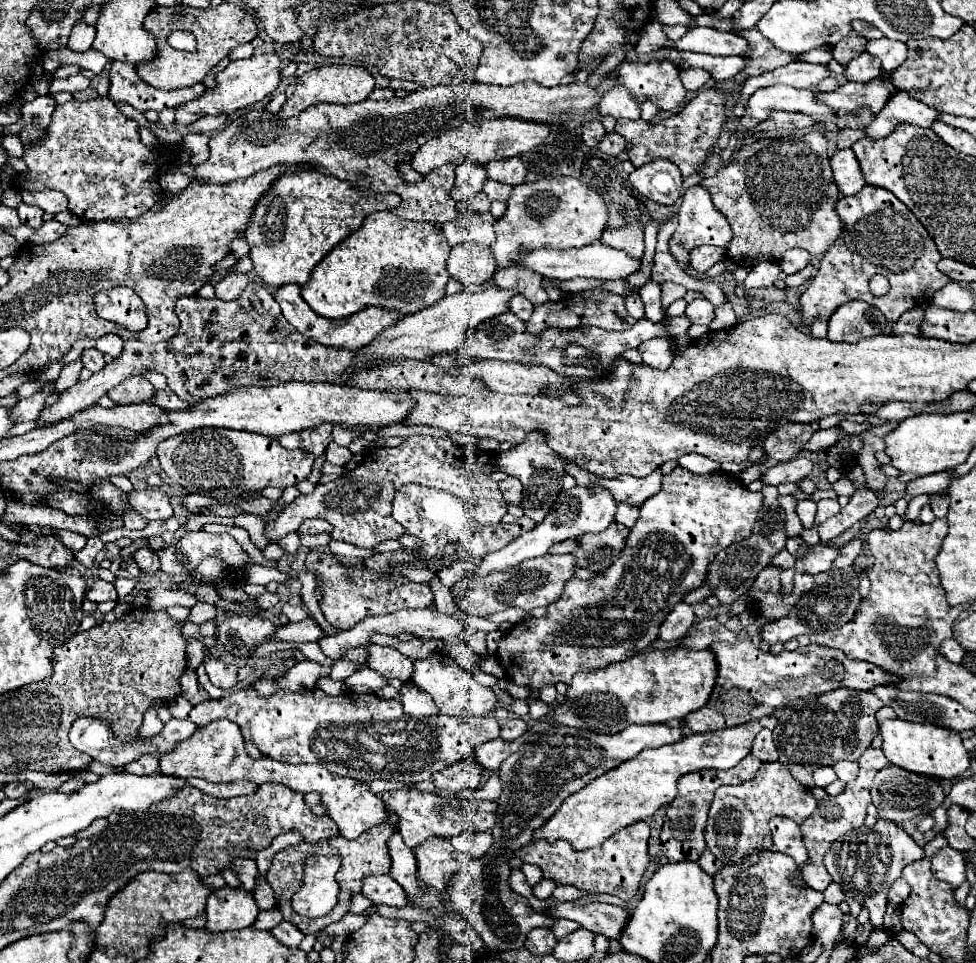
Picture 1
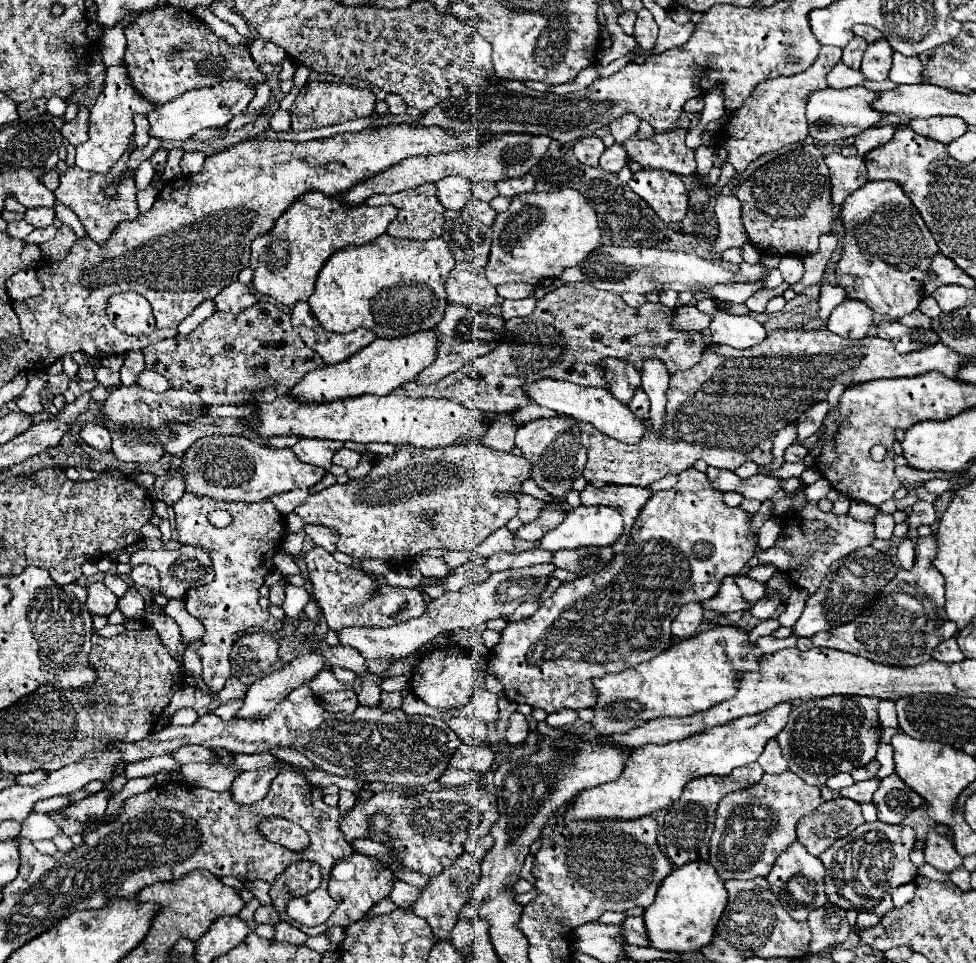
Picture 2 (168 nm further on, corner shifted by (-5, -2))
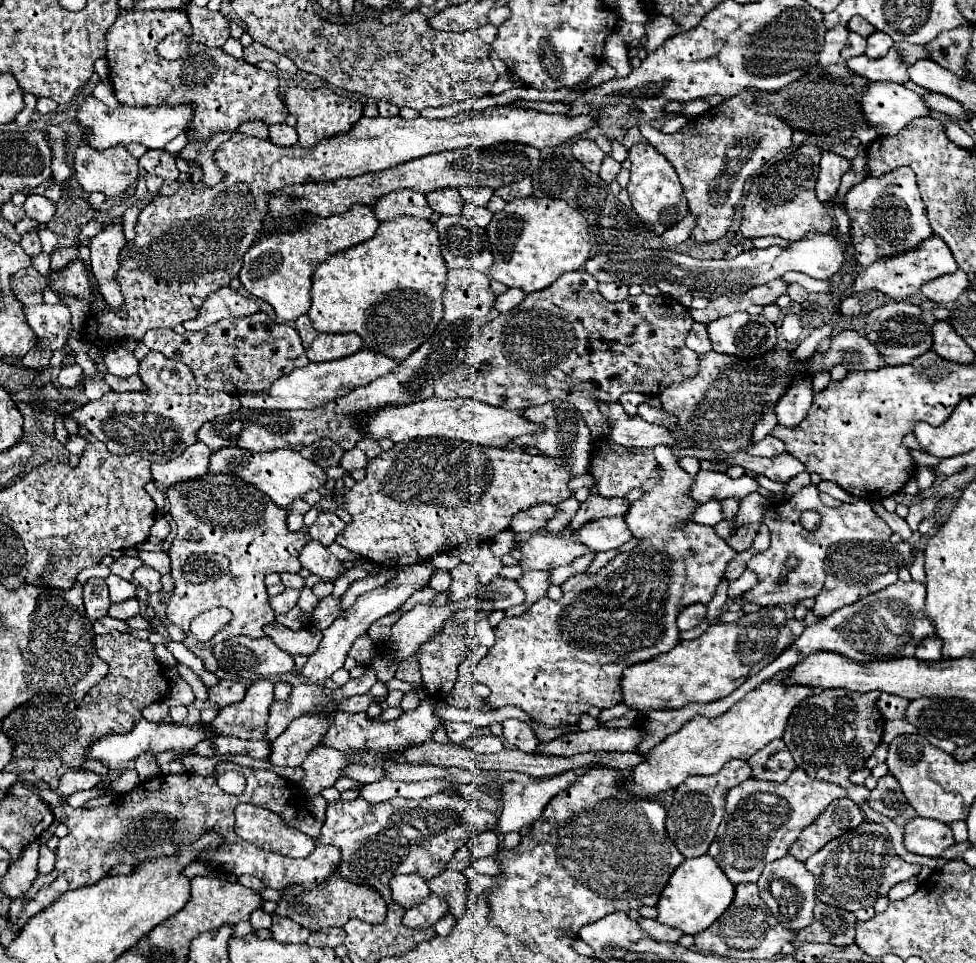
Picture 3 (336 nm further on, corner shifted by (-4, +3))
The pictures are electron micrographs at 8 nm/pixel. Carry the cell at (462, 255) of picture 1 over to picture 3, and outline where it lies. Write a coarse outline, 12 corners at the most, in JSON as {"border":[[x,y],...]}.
{"border":[[449,270],[445,320],[481,318],[493,308],[489,278]]}

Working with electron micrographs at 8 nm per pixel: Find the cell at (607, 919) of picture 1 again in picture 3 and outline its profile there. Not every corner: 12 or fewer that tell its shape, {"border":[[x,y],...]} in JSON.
{"border":[[639,918],[637,924],[657,942],[677,942],[681,930]]}

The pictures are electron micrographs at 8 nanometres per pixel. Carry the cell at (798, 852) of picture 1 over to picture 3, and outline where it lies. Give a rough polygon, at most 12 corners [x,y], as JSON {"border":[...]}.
{"border":[[791,854],[757,880],[759,896],[791,930],[813,922],[815,878]]}

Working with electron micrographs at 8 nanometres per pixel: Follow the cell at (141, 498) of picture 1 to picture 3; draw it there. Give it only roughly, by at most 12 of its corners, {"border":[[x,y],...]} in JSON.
{"border":[[203,442],[175,460],[151,464],[161,488],[207,474],[211,454]]}

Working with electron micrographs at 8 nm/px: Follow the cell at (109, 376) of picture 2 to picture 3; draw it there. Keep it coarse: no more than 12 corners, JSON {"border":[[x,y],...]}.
{"border":[[113,374],[103,378],[115,392],[141,390],[141,378],[119,378]]}

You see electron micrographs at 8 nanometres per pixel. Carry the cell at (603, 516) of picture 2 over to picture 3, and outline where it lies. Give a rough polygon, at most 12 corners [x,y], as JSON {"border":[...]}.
{"border":[[599,518],[567,534],[593,552],[631,540],[623,518]]}

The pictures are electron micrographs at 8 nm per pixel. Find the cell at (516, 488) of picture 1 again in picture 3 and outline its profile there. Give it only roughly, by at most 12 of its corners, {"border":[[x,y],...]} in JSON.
{"border":[[547,502],[513,518],[513,532],[541,530],[553,518]]}

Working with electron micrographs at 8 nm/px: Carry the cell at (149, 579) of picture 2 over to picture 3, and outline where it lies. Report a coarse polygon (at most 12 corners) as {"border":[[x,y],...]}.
{"border":[[141,566],[133,572],[133,582],[147,592],[161,590],[161,574]]}

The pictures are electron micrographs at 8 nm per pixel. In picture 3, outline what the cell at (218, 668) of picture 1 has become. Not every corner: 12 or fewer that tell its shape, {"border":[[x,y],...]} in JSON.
{"border":[[219,680],[207,690],[217,708],[239,702],[245,686],[233,680]]}

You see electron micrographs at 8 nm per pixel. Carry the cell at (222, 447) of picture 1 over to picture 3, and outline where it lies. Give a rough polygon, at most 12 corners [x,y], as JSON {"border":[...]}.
{"border":[[239,446],[209,456],[211,474],[233,474],[277,506],[319,490],[327,474],[293,450]]}

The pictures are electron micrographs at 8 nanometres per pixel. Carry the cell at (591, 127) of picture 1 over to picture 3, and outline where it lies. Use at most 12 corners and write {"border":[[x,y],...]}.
{"border":[[589,138],[573,144],[573,156],[599,172],[603,150]]}

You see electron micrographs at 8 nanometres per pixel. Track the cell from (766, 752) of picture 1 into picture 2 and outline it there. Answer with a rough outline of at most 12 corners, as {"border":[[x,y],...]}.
{"border":[[776,739],[766,745],[758,763],[764,773],[778,775],[788,769]]}

